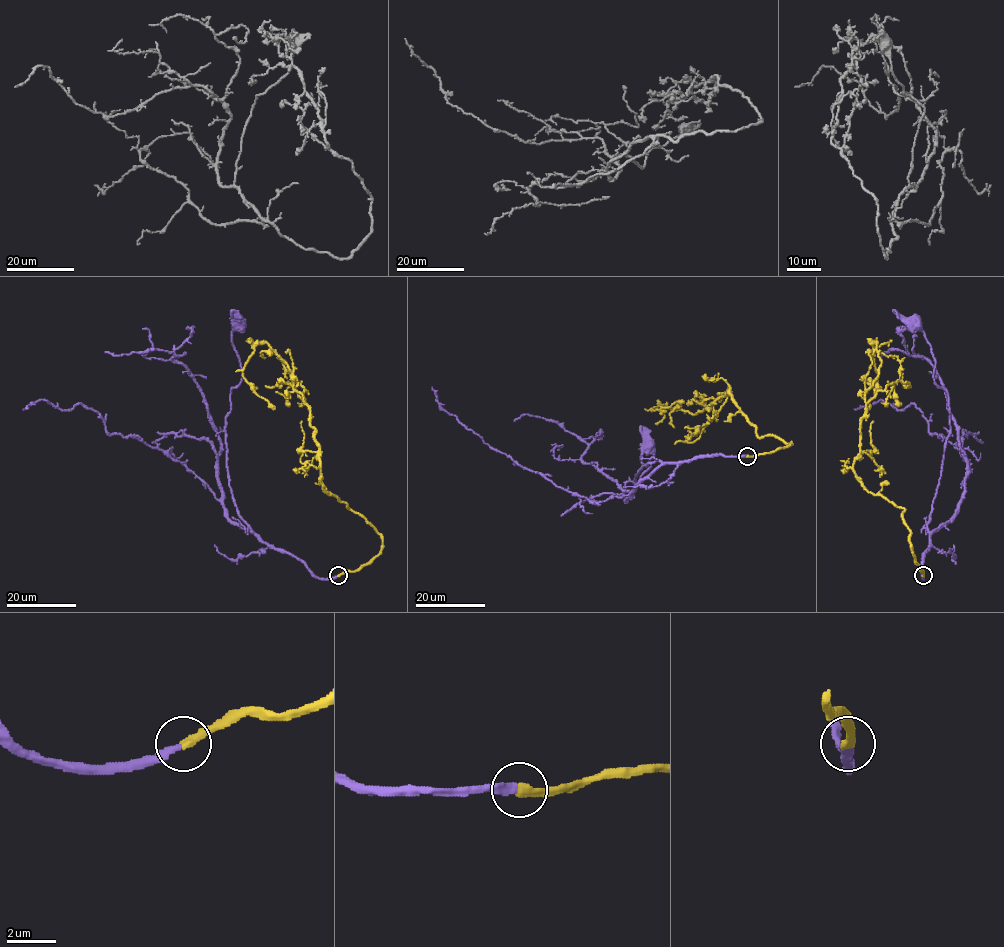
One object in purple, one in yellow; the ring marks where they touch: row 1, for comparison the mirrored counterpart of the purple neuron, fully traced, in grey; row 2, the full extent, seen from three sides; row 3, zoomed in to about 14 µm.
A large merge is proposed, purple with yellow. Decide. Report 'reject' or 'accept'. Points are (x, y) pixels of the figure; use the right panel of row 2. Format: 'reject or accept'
accept

